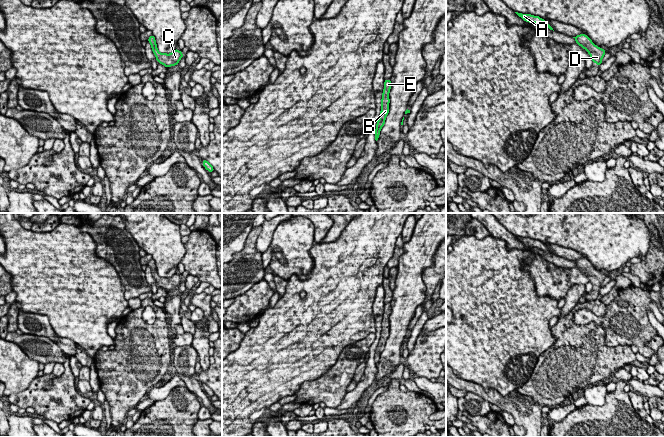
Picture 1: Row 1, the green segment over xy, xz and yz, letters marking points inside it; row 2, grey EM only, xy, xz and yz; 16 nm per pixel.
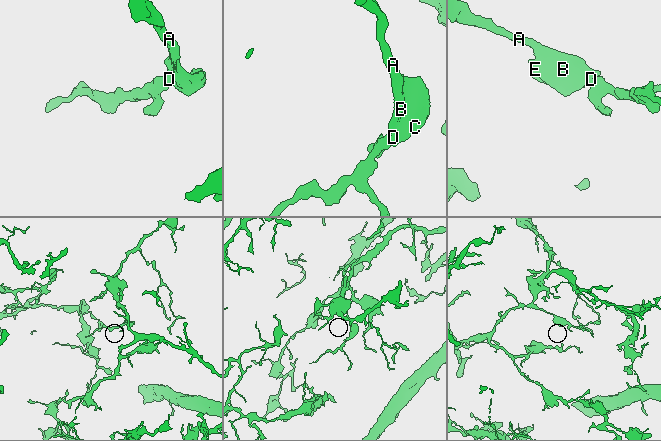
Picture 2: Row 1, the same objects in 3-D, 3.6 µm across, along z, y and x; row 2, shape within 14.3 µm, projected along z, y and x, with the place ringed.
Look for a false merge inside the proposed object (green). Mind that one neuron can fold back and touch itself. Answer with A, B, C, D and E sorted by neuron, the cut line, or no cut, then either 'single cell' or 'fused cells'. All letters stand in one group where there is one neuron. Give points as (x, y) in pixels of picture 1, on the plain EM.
A B C D E; no cut; single cell

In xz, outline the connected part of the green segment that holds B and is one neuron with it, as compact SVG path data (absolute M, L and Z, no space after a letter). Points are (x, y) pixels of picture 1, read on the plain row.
M387 303L384 305L384 313L382 317L382 323L381 323L381 335L380 335L380 340L376 348L376 353L375 353L375 364L377 365L379 363L380 359L380 354L385 348L386 341L389 337L389 316L391 313L391 305L390 303Z

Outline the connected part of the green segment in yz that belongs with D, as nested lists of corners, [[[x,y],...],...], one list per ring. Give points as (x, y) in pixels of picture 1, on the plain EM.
[[[580,258],[573,262],[576,264],[576,268],[580,269],[589,277],[593,287],[596,287],[598,290],[602,288],[601,285],[606,277],[604,273],[596,270],[586,258]]]

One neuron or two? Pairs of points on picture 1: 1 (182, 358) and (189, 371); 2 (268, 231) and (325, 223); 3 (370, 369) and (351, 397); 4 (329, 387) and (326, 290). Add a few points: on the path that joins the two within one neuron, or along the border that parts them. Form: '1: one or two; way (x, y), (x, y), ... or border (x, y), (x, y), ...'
1: one; way (184, 361), (184, 365), (187, 368)
2: two; border (280, 223), (275, 229), (269, 245)
3: one; way (369, 376), (369, 379), (358, 390)
4: two; border (342, 350), (337, 360), (321, 375), (307, 380)

